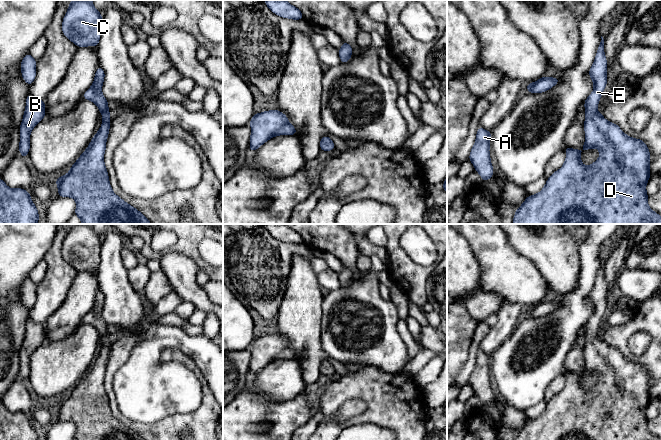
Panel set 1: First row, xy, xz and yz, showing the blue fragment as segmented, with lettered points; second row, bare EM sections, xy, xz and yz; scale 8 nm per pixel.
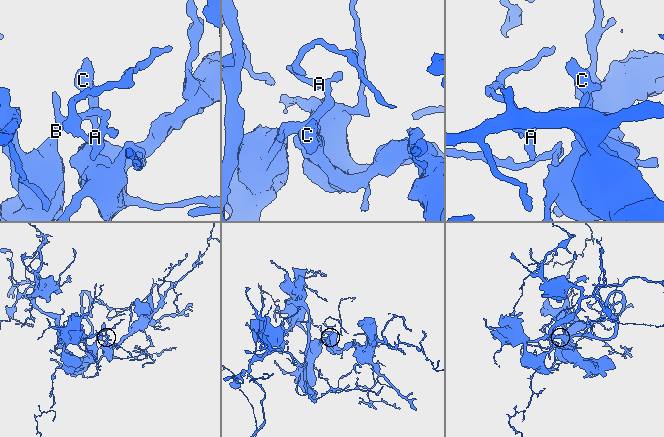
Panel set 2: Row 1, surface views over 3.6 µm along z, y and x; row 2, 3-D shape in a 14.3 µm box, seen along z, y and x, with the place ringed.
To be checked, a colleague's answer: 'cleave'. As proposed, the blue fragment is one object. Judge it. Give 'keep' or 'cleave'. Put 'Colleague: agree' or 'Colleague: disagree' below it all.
keep
Colleague: disagree

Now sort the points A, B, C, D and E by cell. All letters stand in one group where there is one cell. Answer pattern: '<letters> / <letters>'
A B C D E

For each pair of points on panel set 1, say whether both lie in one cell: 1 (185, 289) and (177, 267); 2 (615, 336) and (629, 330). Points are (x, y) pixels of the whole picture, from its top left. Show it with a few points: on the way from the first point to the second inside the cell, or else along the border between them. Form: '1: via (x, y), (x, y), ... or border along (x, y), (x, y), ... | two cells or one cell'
1: via (184, 284), (181, 272) | one cell
2: via (618, 336), (626, 330) | one cell

